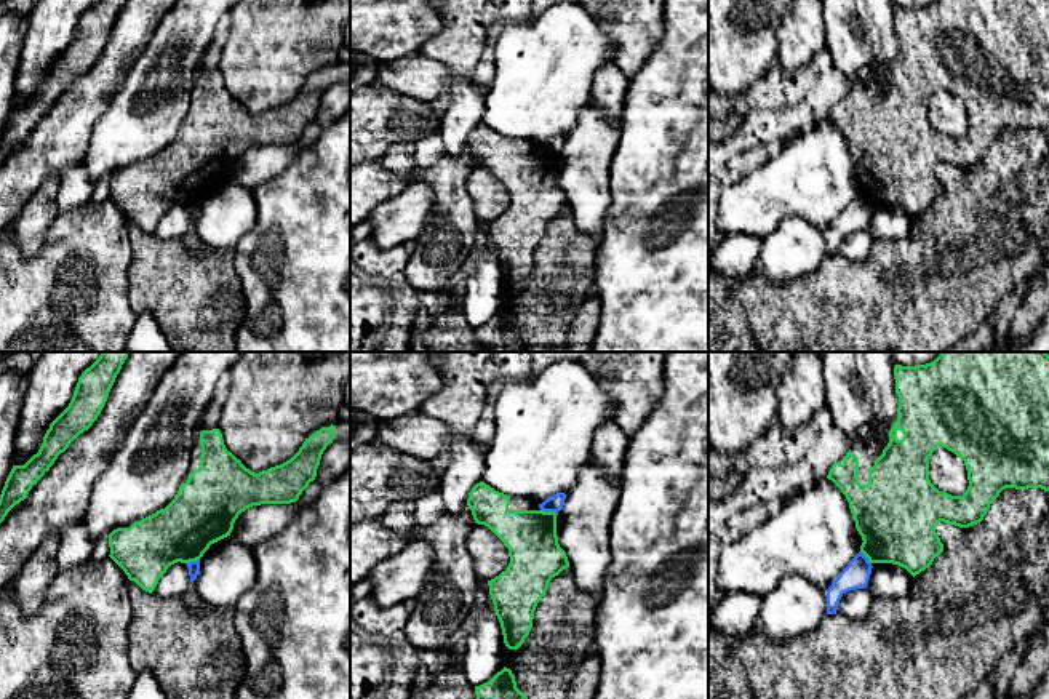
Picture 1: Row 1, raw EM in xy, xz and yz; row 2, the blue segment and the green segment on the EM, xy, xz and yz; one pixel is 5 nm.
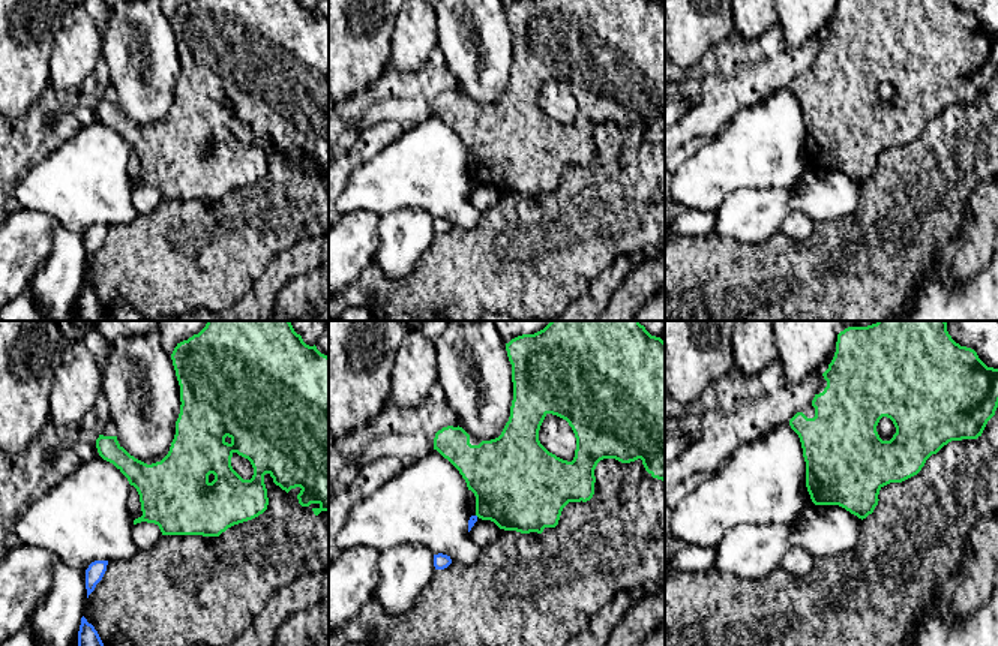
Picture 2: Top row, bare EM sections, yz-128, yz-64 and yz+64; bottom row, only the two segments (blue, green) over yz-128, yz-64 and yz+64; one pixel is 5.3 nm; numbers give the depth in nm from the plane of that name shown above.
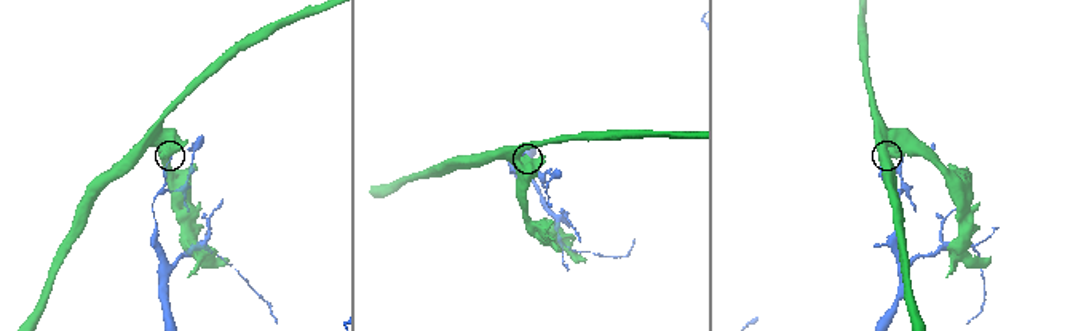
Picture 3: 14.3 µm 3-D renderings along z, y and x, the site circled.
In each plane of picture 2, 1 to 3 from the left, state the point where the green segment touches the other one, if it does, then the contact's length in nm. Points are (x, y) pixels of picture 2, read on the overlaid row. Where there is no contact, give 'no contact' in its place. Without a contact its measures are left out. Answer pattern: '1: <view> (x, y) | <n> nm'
1: no contact
2: no contact
3: no contact

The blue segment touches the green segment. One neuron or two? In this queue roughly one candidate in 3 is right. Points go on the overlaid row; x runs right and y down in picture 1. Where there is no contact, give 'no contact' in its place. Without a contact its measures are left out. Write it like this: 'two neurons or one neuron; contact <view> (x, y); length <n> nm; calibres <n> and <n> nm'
two neurons; contact xz (549, 511); length 90 nm; calibres 90 and 260 nm

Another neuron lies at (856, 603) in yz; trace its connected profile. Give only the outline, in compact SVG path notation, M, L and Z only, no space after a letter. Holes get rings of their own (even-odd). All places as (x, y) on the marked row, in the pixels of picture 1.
M856 589L843 593L836 614L846 616L849 619L864 619L872 608L872 595L867 589Z

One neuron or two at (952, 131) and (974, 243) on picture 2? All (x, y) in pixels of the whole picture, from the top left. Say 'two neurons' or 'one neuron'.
two neurons

